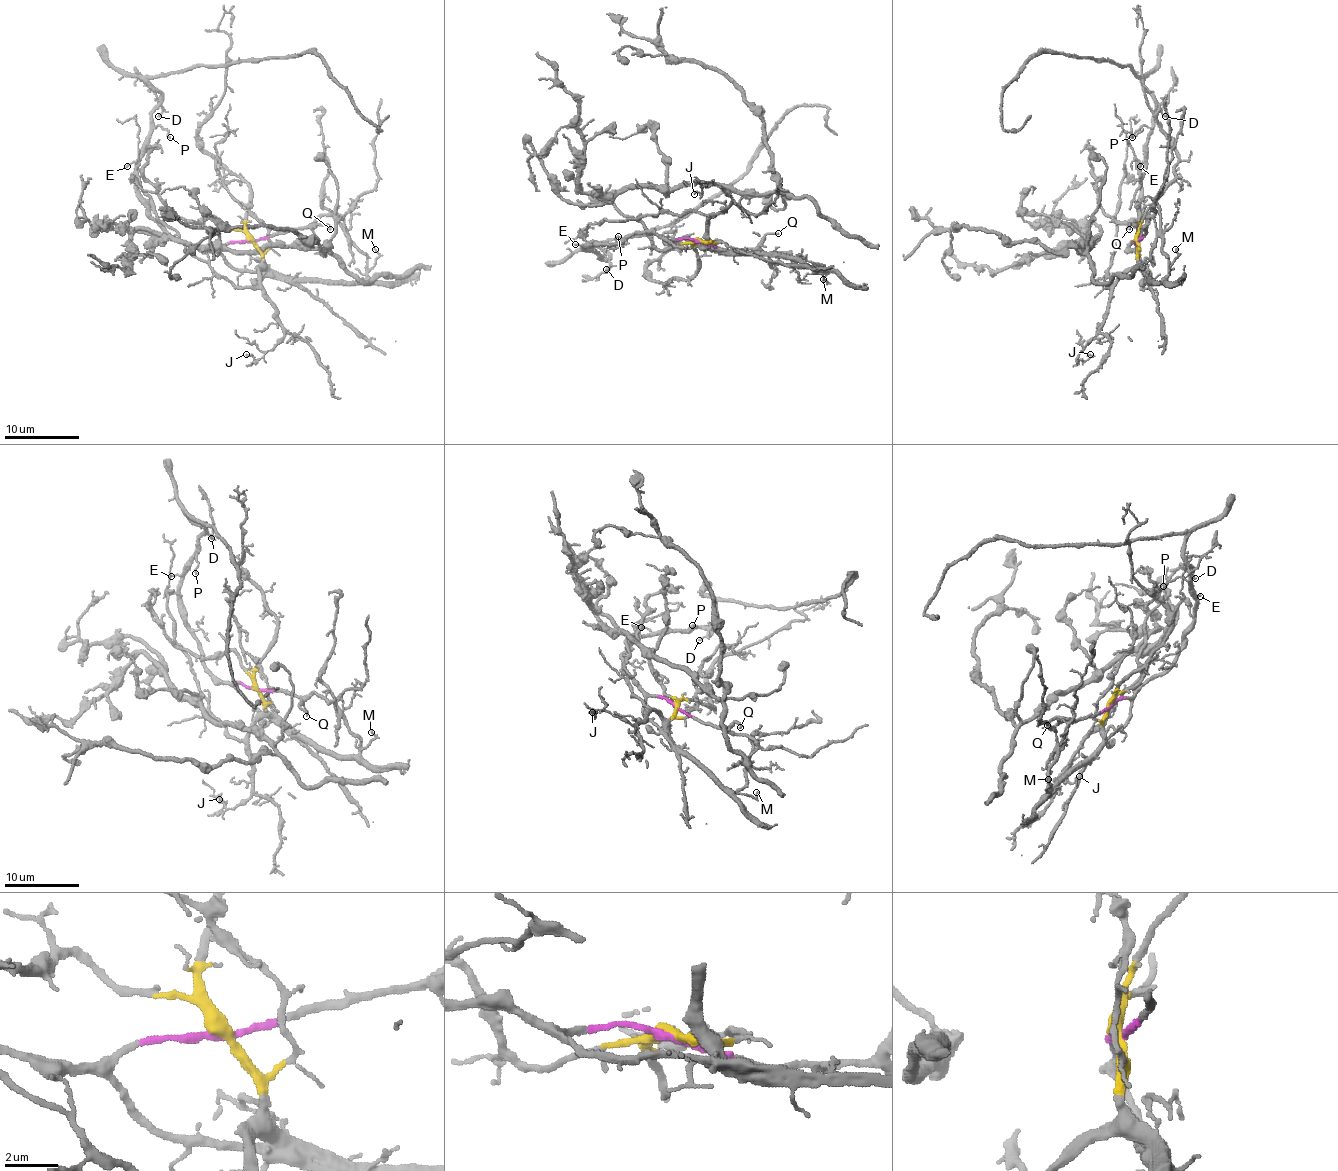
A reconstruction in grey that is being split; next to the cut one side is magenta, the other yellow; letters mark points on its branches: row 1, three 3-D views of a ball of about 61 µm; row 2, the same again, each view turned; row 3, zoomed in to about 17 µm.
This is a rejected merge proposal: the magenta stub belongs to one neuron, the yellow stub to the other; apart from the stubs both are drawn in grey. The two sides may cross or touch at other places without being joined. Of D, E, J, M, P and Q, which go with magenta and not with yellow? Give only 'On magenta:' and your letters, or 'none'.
On magenta: D, E, P, Q

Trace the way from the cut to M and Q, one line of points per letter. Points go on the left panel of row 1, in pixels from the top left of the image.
M: (251, 240), (270, 270), (288, 277), (361, 281), (378, 255), (374, 249)
Q: (249, 240), (318, 225), (329, 228)

